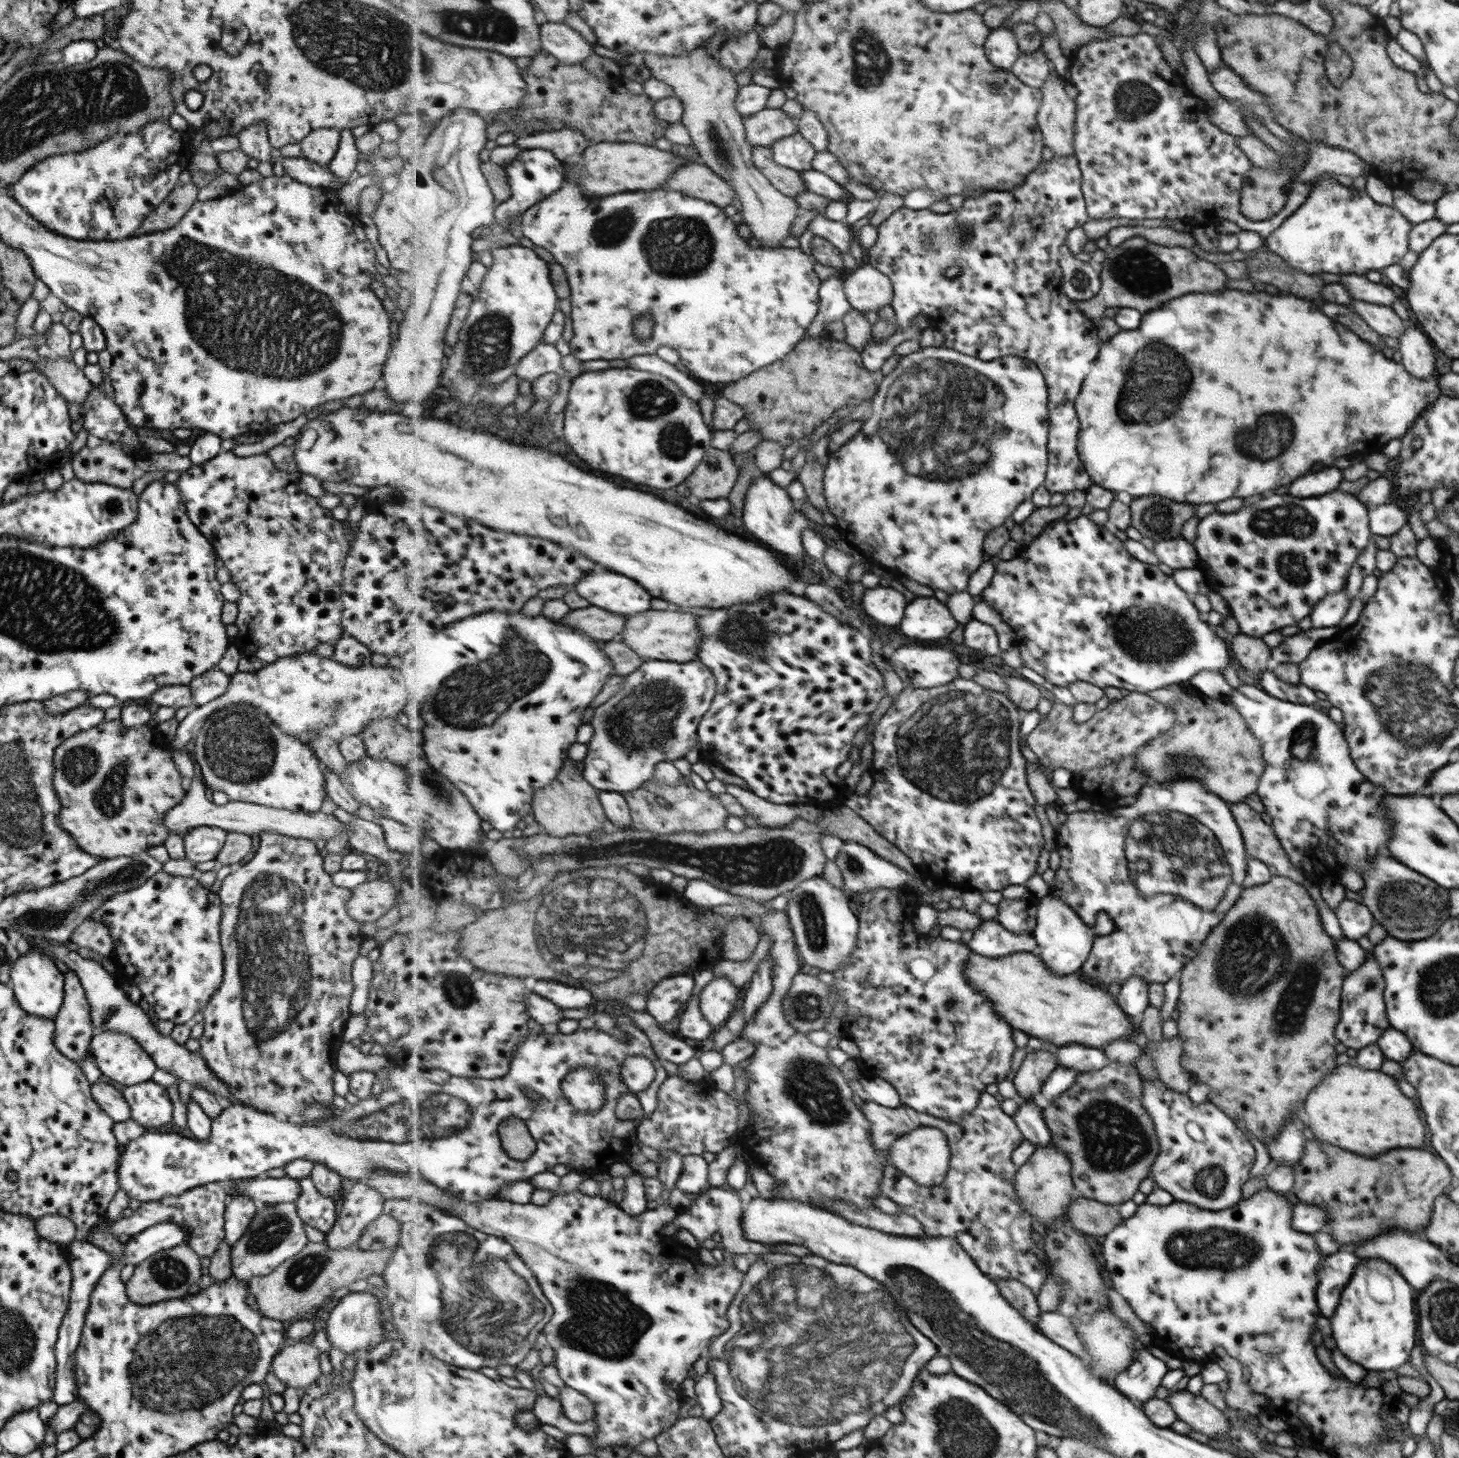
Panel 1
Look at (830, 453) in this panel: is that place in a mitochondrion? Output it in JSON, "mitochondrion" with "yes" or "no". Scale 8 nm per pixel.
{"mitochondrion":"no"}

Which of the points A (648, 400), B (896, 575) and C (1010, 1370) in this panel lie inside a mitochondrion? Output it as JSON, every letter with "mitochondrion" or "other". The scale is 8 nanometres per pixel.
{"A":"mitochondrion","B":"other","C":"mitochondrion"}

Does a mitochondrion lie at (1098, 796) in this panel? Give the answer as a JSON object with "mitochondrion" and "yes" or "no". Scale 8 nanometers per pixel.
{"mitochondrion":"no"}

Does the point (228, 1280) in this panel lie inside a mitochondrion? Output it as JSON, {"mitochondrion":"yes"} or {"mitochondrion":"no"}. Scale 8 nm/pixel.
{"mitochondrion":"no"}

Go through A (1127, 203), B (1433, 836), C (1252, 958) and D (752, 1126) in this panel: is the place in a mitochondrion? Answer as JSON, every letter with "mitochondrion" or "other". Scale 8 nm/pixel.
{"A":"other","B":"mitochondrion","C":"mitochondrion","D":"other"}

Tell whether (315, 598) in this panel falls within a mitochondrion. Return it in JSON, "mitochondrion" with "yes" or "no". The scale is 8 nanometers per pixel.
{"mitochondrion":"no"}

